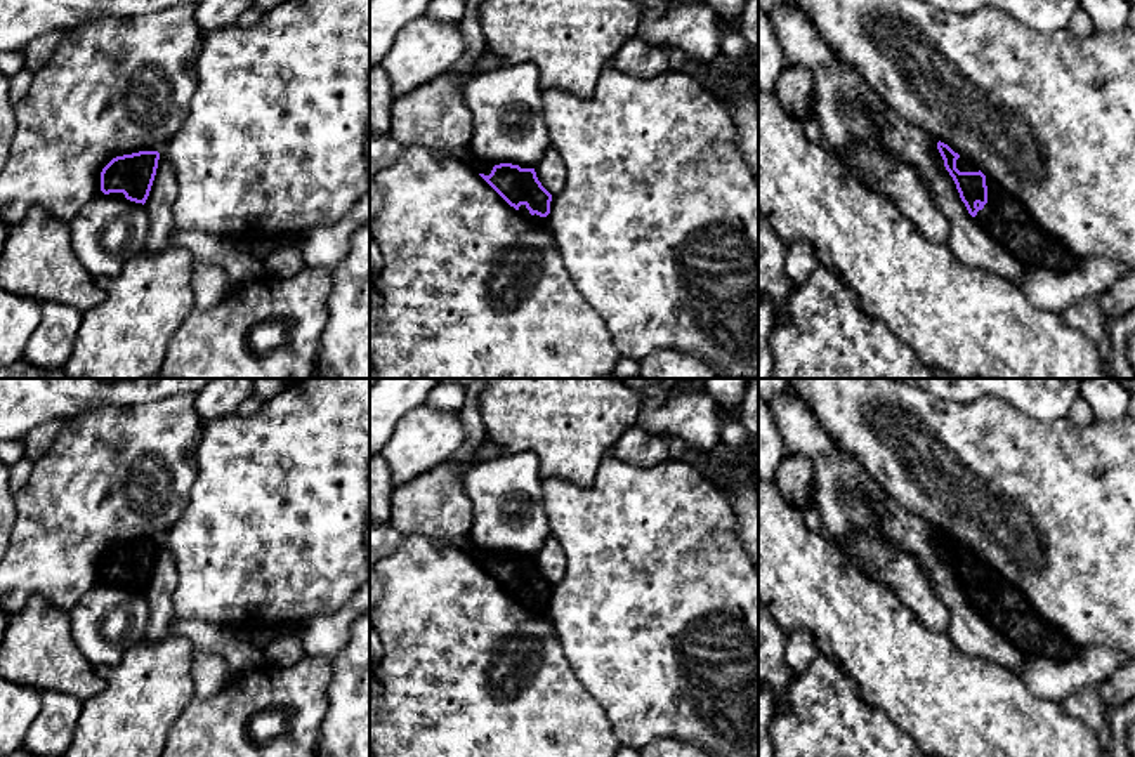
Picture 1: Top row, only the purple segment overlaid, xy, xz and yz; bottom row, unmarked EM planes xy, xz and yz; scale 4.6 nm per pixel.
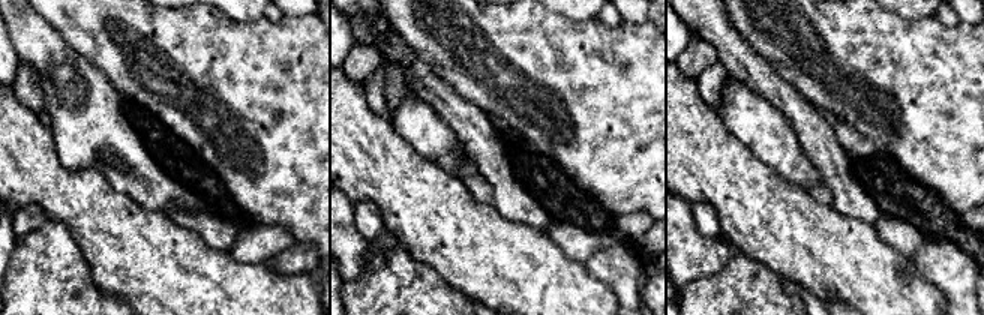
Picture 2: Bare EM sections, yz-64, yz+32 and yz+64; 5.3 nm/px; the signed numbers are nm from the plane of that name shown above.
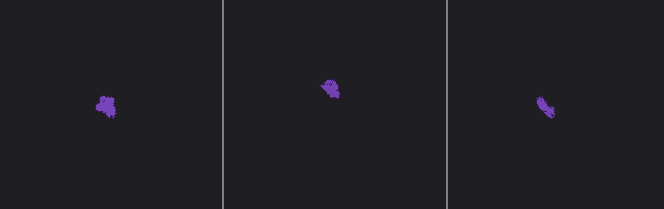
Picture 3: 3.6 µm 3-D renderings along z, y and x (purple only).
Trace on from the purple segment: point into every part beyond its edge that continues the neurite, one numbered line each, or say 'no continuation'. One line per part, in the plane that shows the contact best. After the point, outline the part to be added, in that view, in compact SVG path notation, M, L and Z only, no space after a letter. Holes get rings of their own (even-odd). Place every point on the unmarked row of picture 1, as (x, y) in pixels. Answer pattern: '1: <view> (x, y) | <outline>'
1: xz (481, 556) | M469 543L467 552L477 561L477 563L484 563L489 564L493 556L491 552L481 550L477 547L474 547L472 543Z
2: yz (1003, 606) | M986 564L987 592L975 611L1026 656L1067 662L1081 649L1046 623L1024 594Z

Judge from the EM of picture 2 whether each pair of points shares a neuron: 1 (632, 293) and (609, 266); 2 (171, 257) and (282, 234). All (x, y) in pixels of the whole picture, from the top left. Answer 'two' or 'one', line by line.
1: one
2: two

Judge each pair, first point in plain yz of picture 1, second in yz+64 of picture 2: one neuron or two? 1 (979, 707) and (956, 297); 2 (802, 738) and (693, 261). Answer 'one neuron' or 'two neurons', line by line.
1: two neurons
2: two neurons

